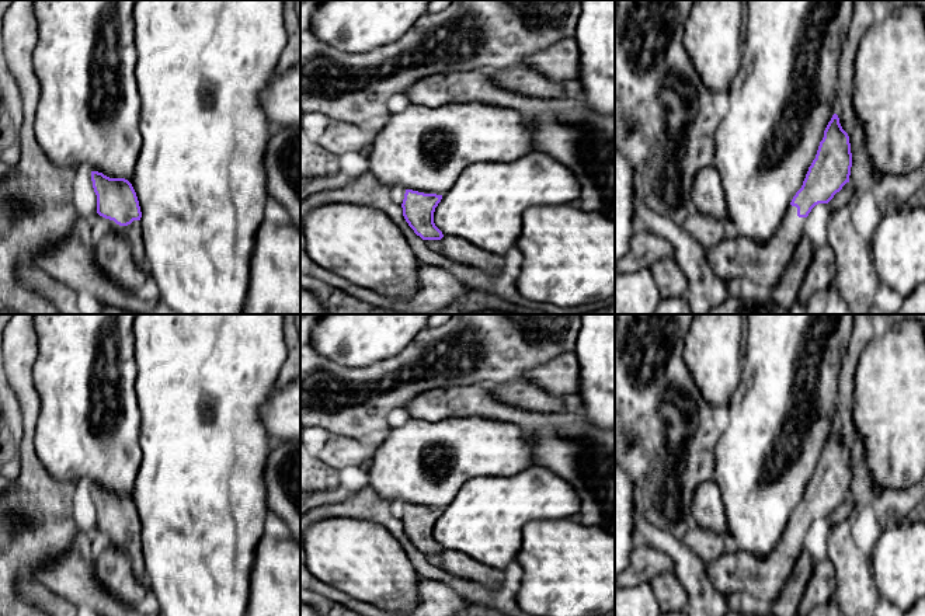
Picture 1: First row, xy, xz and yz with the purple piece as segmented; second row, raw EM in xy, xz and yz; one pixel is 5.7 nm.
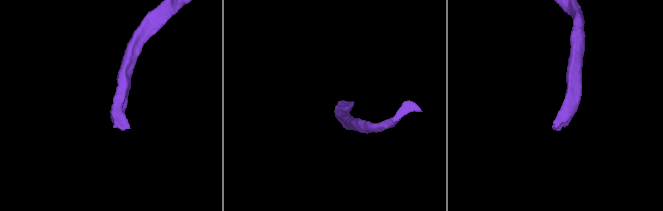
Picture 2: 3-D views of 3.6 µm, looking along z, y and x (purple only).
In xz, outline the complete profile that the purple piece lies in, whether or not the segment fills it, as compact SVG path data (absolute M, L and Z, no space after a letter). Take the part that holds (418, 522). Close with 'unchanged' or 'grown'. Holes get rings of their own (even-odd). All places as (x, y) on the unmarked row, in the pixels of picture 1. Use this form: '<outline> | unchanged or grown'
M406 504L401 518L403 530L422 554L441 554L444 551L442 546L434 537L434 526L441 514L442 509Z | unchanged

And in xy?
M91 486L91 495L97 509L97 528L108 536L109 546L121 549L128 556L133 575L147 584L142 526L132 498L125 493L109 493L98 486Z | grown

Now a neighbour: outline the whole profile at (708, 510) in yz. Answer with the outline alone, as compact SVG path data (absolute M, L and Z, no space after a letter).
M717 481L698 486L692 498L692 522L728 540L727 516Z

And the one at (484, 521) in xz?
M531 466L511 477L472 477L442 509L434 537L444 550L459 551L490 568L504 570L521 550L522 529L535 521L567 519L580 512L580 495L557 474Z

